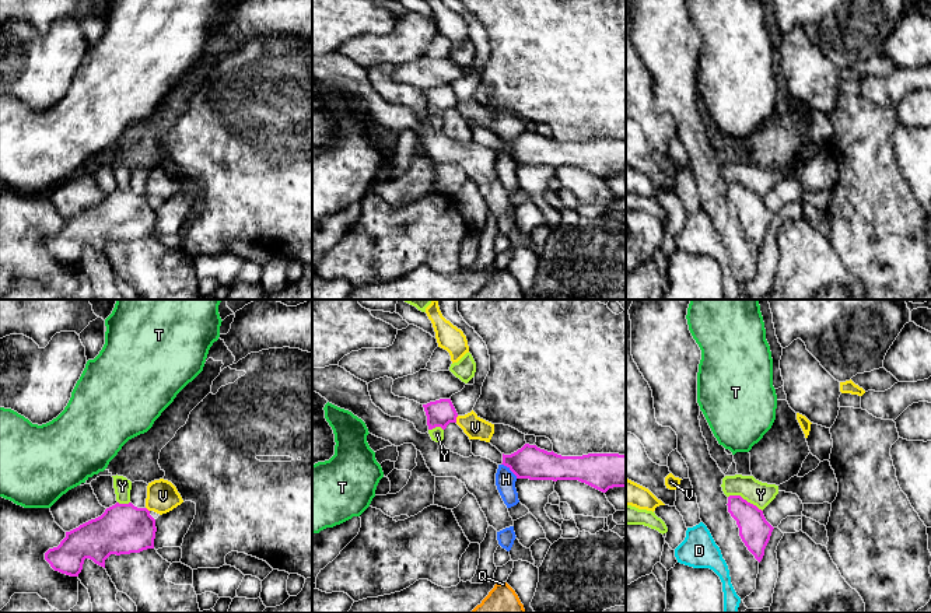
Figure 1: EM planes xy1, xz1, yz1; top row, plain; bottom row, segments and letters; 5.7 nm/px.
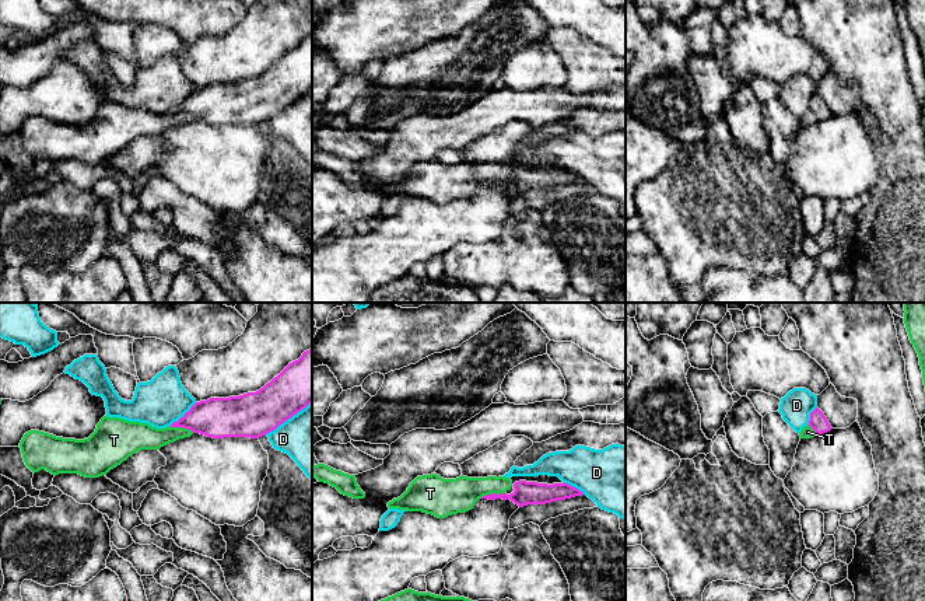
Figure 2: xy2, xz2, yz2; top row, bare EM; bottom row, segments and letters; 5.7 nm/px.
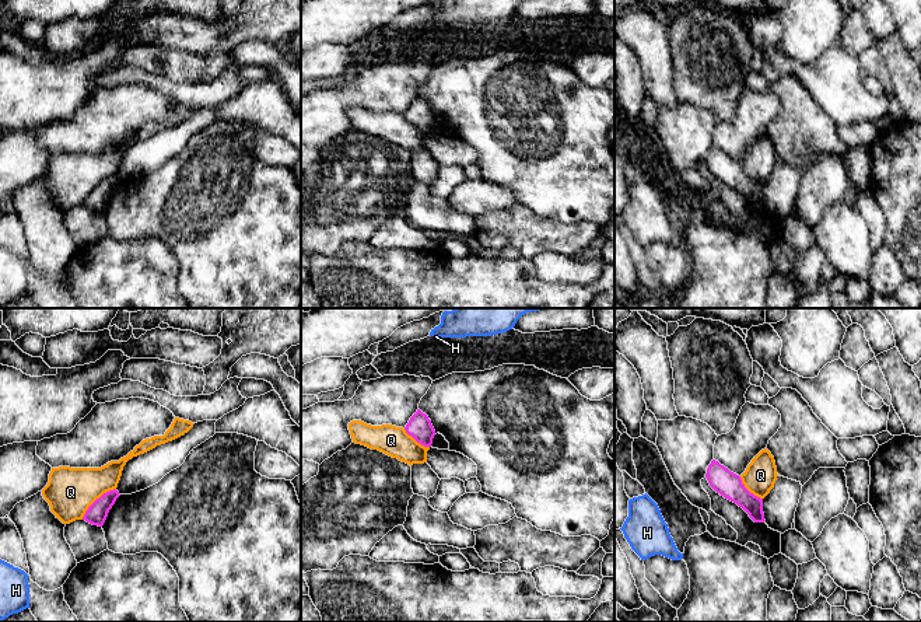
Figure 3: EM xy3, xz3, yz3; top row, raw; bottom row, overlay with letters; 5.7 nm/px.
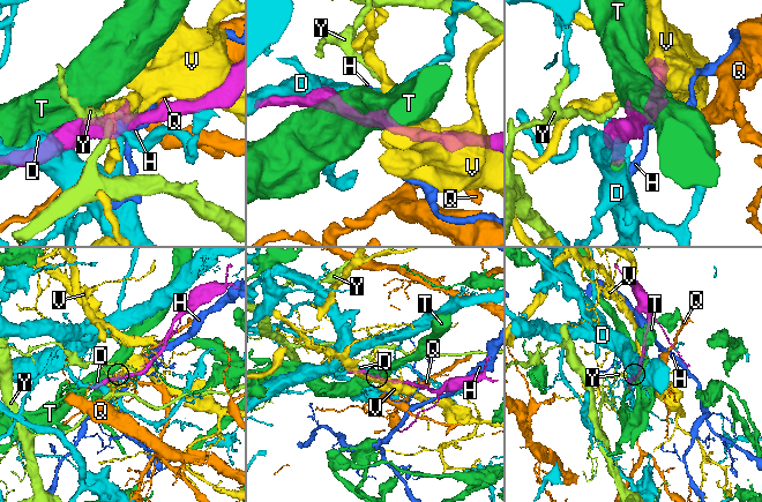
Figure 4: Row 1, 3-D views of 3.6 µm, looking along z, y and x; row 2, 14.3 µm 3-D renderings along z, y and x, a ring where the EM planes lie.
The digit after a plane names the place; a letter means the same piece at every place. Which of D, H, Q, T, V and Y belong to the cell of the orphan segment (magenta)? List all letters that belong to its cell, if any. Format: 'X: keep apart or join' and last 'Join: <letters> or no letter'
D: keep apart
H: keep apart
Q: keep apart
T: join
V: keep apart
Y: keep apart
Join: T

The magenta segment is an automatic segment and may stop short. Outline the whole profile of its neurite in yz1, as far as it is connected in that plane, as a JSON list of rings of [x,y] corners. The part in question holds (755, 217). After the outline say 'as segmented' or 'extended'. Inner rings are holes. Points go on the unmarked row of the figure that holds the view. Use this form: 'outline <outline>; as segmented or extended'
outline [[[729,182],[727,192],[728,199],[736,207],[742,228],[760,249],[774,214],[766,207],[762,196],[741,182]]]; as segmented

